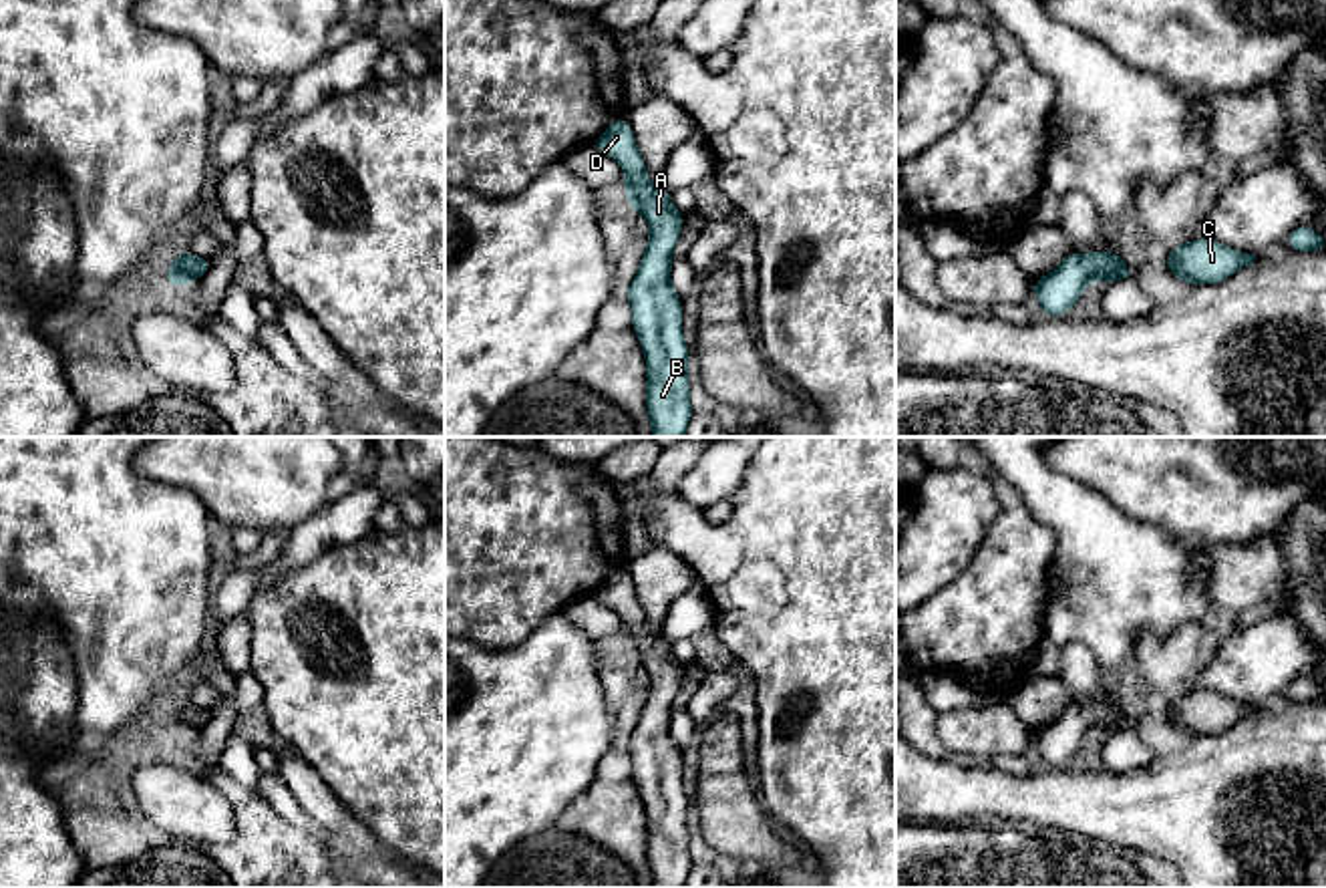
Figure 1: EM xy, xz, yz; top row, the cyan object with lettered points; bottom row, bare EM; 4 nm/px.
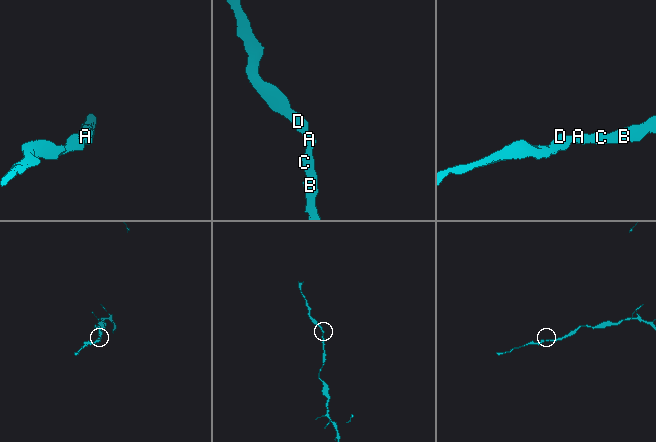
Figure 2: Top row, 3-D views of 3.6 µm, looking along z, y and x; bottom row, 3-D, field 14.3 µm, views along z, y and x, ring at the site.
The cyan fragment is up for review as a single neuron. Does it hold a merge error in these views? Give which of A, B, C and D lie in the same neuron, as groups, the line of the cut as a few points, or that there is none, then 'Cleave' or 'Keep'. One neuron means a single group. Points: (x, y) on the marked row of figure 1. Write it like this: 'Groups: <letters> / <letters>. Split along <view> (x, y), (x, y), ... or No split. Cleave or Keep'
Groups: A B C D. No split. Keep

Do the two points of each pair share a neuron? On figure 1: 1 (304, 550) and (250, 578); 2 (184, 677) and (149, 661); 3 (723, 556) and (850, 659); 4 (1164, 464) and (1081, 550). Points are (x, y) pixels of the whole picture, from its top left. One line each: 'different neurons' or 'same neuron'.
1: same neuron
2: different neurons
3: same neuron
4: different neurons

